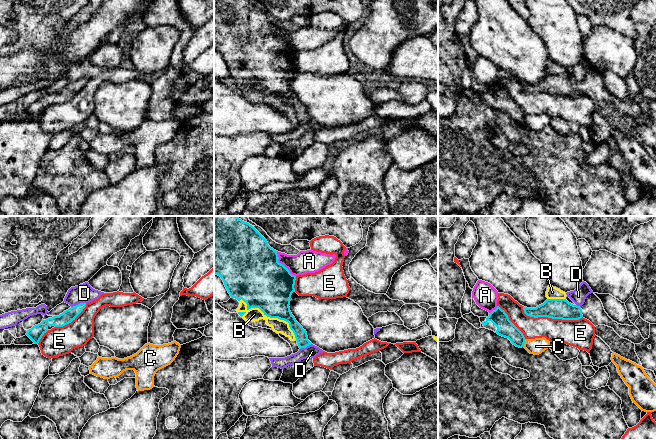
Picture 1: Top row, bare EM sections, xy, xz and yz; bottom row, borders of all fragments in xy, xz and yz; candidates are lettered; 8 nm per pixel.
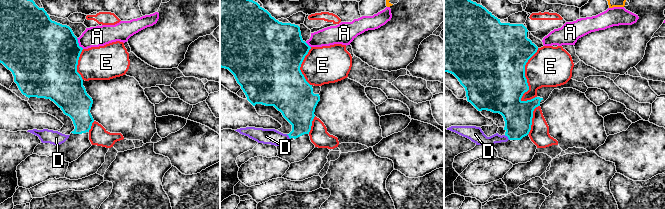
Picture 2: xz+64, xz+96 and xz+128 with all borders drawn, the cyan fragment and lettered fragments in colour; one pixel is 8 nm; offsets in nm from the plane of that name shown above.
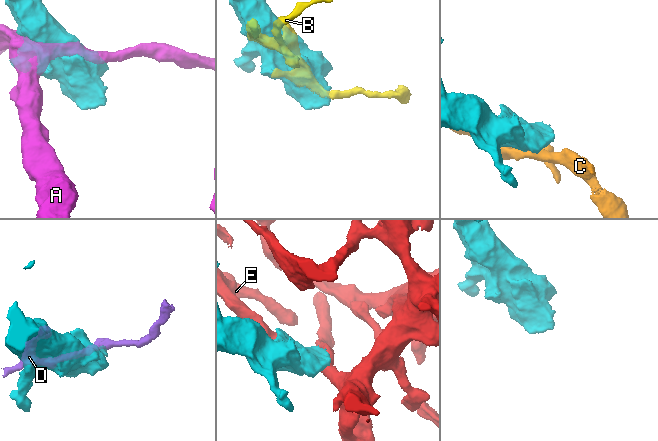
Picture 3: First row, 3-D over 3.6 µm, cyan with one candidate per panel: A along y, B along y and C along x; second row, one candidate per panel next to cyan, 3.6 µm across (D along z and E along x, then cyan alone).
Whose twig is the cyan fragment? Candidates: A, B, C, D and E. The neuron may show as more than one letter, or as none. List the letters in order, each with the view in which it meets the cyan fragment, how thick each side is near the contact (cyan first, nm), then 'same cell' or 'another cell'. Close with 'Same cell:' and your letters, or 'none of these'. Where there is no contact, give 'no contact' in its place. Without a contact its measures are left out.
A: contact in xz; calibres 460 and 180 nm; another cell
B: contact in xz; calibres 400 and 110 nm; another cell
C: contact in yz; calibres 140 and 130 nm; another cell
D: contact in xy; calibres 100 and 160 nm; another cell
E: contact in yz; calibres 160 and 220 nm; another cell
Same cell: none of these

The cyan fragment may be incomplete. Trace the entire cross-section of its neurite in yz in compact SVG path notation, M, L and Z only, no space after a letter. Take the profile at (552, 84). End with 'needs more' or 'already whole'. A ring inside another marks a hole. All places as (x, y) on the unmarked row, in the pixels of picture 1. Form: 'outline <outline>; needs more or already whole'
outline M594 69L586 73L581 83L569 79L566 75L547 75L536 84L523 82L523 86L527 92L534 94L548 93L562 96L579 96L583 93L595 103L605 101L613 104L621 114L634 120L640 120L645 116L635 100L633 102L621 101L613 97L605 88L601 76Z; needs more

